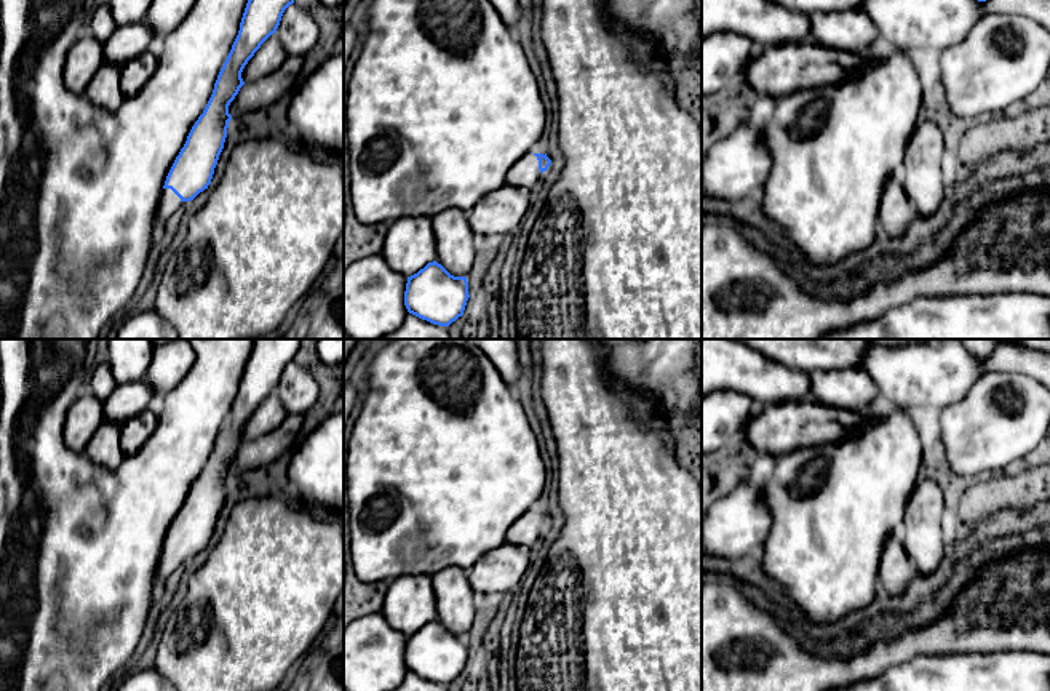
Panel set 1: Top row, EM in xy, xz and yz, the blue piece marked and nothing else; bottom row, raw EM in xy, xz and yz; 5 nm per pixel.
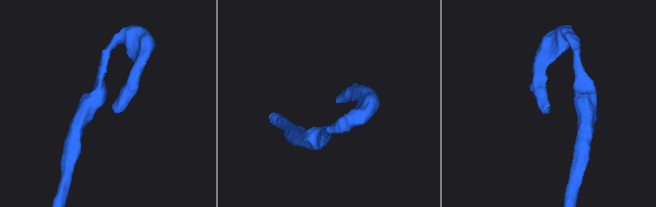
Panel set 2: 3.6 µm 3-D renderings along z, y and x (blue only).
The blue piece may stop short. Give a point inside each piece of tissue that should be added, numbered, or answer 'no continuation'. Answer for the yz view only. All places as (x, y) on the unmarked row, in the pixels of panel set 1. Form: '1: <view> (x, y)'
no continuation

